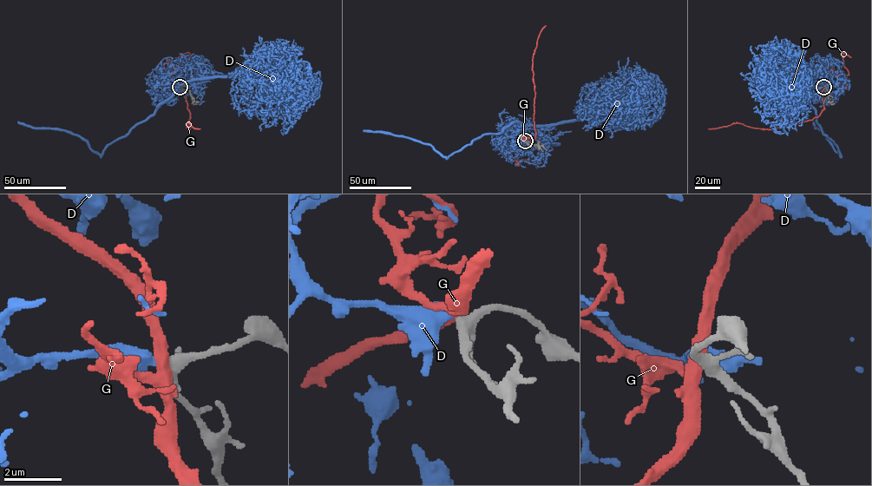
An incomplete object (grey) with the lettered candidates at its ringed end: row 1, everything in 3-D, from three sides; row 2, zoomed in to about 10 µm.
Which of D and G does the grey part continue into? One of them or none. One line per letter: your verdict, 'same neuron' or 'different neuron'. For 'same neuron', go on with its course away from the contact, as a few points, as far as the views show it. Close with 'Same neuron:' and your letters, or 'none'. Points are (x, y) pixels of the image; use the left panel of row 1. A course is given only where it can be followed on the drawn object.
D: same neuron; it runs (180, 87), (173, 85), (177, 81), (173, 95), (112, 141), (101, 156), (79, 136), (17, 121)
G: different neuron
Same neuron: D

